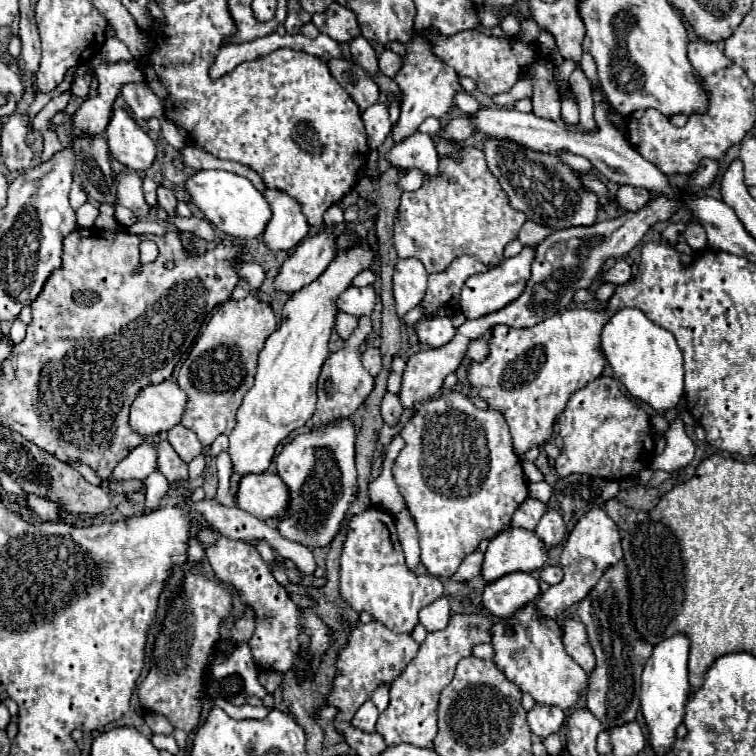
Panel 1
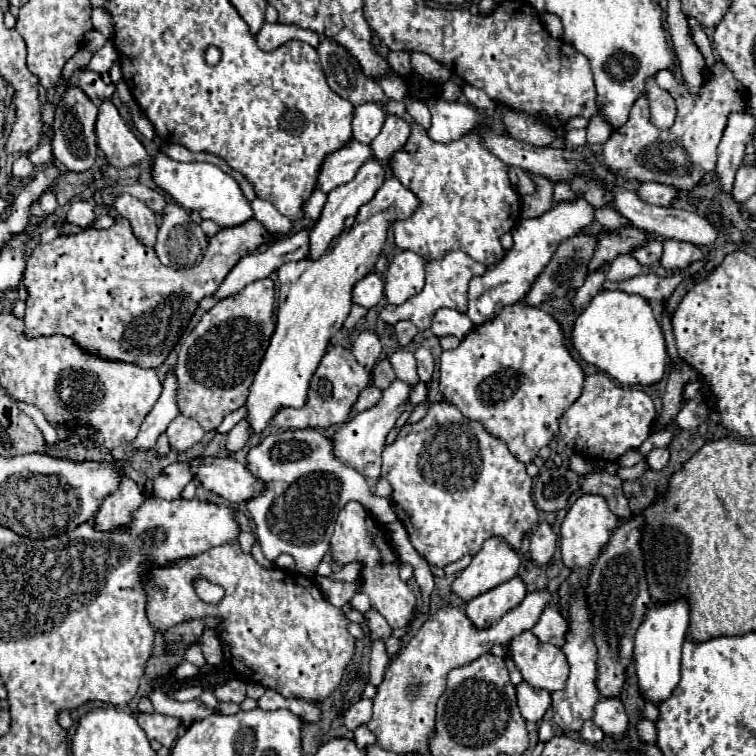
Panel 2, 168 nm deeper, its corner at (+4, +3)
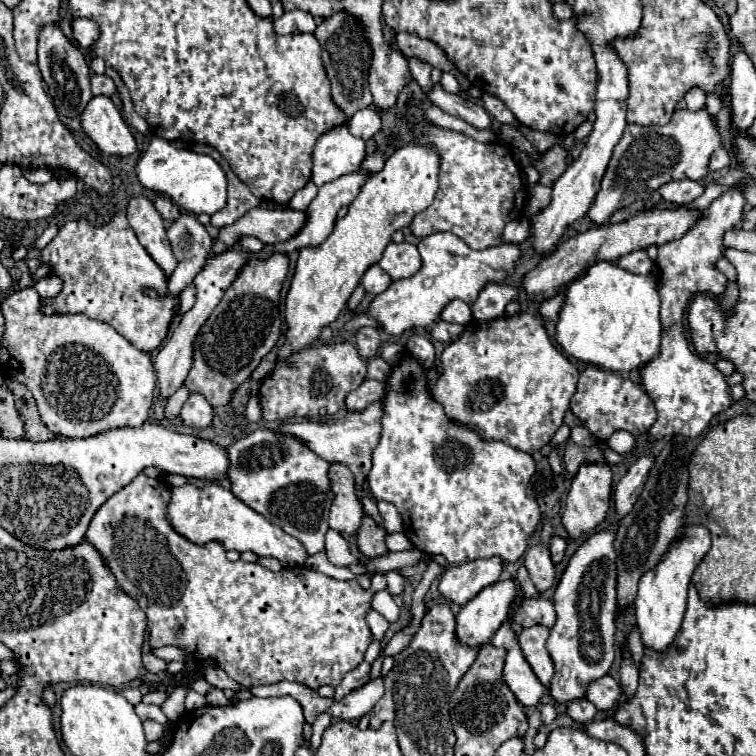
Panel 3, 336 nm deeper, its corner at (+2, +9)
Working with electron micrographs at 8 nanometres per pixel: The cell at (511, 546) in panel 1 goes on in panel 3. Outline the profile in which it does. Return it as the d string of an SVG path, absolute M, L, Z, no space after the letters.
M497 555L487 559L475 559L461 565L451 565L441 577L439 591L451 603L465 605L471 601L483 587L493 585L503 571L503 559Z

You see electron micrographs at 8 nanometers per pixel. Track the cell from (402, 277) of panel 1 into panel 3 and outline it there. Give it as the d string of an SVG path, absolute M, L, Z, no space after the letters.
M389 243L379 267L395 281L395 279L409 279L421 267L419 251L413 243Z

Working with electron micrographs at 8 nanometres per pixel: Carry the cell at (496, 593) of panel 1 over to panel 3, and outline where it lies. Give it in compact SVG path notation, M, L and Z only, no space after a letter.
M511 579L481 589L457 613L457 637L473 647L489 643L495 631L509 619L517 591L519 589Z

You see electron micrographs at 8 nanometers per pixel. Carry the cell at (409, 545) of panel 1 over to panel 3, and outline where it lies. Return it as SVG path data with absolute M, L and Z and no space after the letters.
M391 571L391 573L387 573L385 579L387 579L387 591L389 591L391 595L401 595L401 593L403 593L405 579L403 579L403 575L401 575L399 571Z

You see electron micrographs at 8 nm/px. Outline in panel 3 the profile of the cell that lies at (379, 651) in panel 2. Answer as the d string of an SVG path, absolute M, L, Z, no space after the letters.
M373 609L367 611L367 625L369 625L371 633L373 633L375 643L379 643L379 633L387 633L387 629L389 629L389 621L383 615L379 615L377 611L373 611Z

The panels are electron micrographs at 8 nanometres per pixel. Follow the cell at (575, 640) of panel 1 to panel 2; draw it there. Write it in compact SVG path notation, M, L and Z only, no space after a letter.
M545 607L539 621L531 627L531 633L535 637L539 637L541 641L545 643L551 643L551 645L557 645L561 647L565 643L565 629L567 629L567 621L565 617L555 609L555 607Z

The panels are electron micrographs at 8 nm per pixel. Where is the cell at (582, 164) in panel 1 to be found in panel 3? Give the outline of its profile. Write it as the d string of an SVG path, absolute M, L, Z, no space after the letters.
M485 93L483 95L483 105L485 105L485 109L487 109L487 113L491 115L491 117L495 117L499 123L505 123L505 125L513 125L513 113L497 99L497 97L493 97L493 95L489 95L489 93Z

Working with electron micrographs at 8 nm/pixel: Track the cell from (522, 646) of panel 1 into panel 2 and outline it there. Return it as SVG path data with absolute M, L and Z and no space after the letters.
M525 631L521 637L513 639L509 651L529 685L547 691L565 687L569 665L559 647L541 643L531 631Z

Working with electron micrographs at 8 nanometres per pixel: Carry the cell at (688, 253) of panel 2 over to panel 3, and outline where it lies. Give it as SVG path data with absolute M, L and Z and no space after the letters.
M731 187L721 197L717 197L711 207L705 211L705 219L699 219L681 239L659 245L659 295L661 295L661 323L663 323L663 345L659 357L649 361L643 369L643 389L653 399L657 409L657 421L649 429L653 439L665 435L685 435L699 437L701 431L709 425L713 415L725 411L731 405L729 385L725 377L715 369L713 363L701 359L689 345L683 333L683 315L687 303L695 293L721 295L725 291L727 277L719 273L713 265L723 255L721 239L727 229L741 221L745 193L737 187Z

